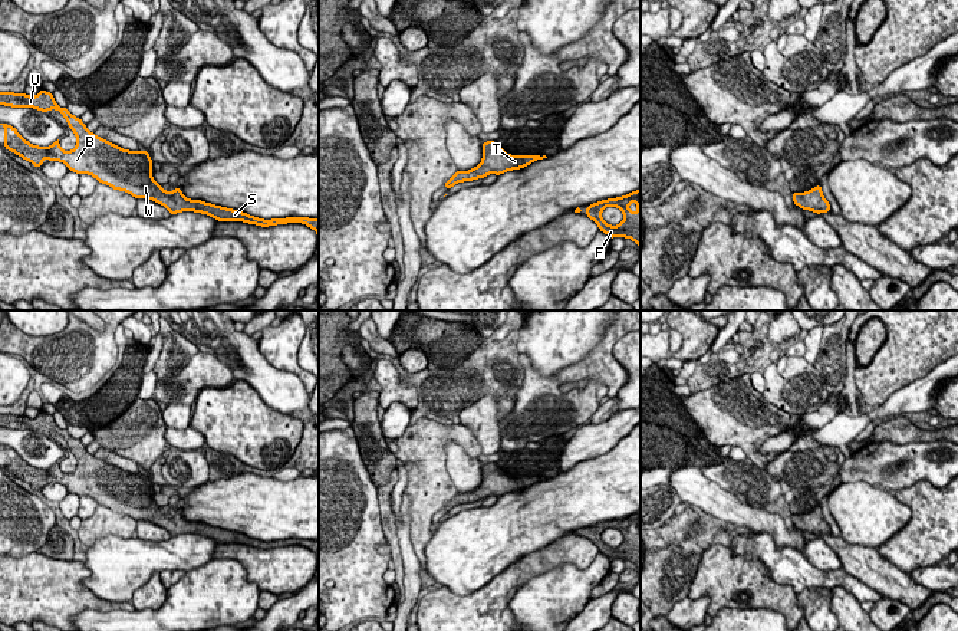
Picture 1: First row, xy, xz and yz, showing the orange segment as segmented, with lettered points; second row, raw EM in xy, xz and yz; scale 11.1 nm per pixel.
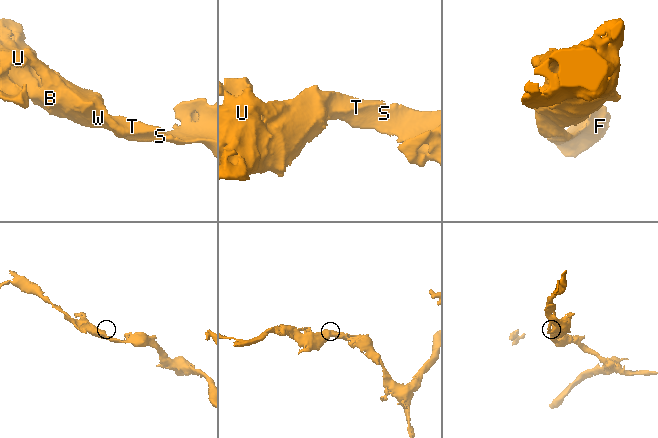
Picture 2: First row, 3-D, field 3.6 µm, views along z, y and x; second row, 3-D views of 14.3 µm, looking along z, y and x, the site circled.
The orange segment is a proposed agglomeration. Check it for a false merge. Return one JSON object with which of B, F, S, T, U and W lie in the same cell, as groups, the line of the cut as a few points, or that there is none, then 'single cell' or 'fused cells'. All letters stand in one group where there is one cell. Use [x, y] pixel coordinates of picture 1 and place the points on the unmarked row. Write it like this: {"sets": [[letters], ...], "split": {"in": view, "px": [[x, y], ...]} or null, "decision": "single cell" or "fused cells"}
{"sets": [["B", "F", "S", "T", "U", "W"]], "split": null, "decision": "single cell"}

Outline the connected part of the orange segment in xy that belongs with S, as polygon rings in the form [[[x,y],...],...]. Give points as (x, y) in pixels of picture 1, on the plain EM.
[[[40,411],[36,418],[29,418],[24,414],[0,414],[0,427],[33,430],[42,434],[56,431],[65,438],[69,450],[76,457],[78,464],[72,473],[63,473],[59,461],[50,469],[37,469],[27,464],[11,447],[0,444],[0,448],[4,448],[4,470],[33,484],[34,490],[40,490],[45,480],[47,483],[60,483],[69,493],[79,497],[89,496],[95,499],[98,505],[106,506],[113,512],[125,513],[136,522],[152,522],[164,528],[172,538],[181,533],[194,533],[214,539],[217,543],[243,543],[261,549],[302,545],[313,551],[319,559],[319,540],[286,539],[264,542],[240,532],[201,522],[190,522],[182,517],[181,509],[177,509],[174,513],[164,513],[161,506],[152,500],[154,484],[148,473],[128,473],[89,454],[80,440],[73,438],[68,430],[60,430],[56,425],[50,414]]]

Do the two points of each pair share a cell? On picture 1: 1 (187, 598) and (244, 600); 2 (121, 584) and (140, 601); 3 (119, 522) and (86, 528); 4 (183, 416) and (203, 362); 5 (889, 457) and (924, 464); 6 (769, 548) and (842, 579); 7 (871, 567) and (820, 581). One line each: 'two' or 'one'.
1: one
2: two
3: one
4: two
5: one
6: one
7: two

